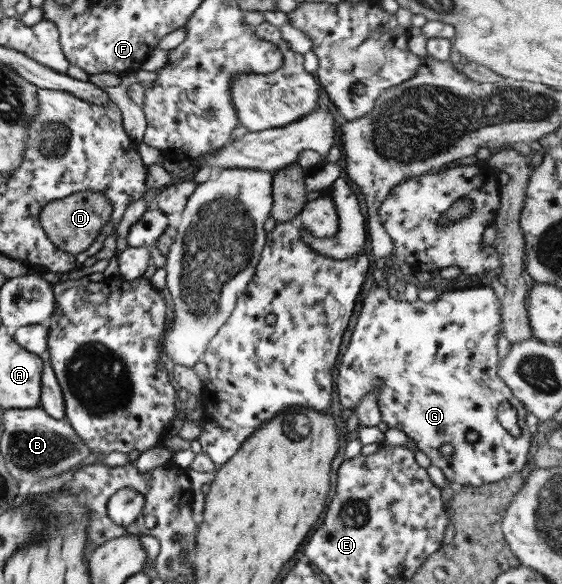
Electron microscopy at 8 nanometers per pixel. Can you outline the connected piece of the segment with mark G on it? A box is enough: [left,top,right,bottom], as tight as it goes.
[336,286,534,487]

